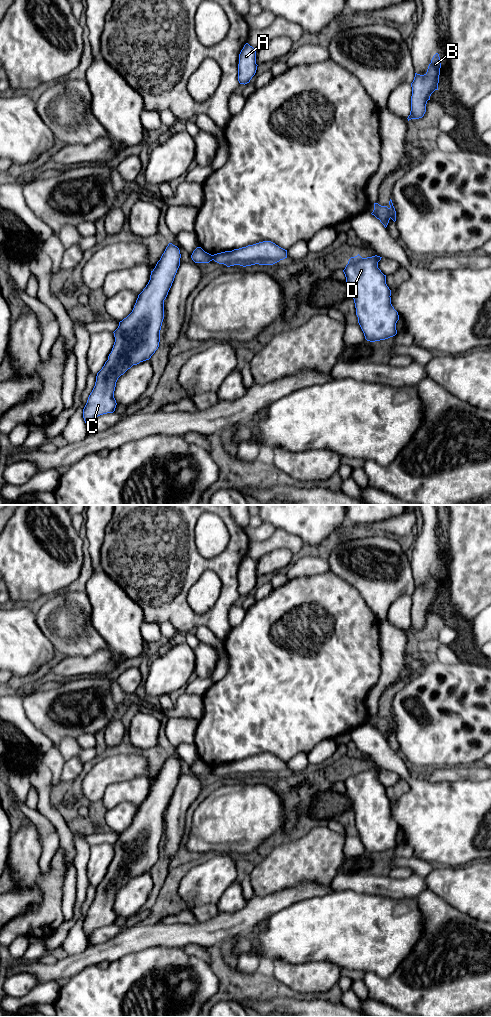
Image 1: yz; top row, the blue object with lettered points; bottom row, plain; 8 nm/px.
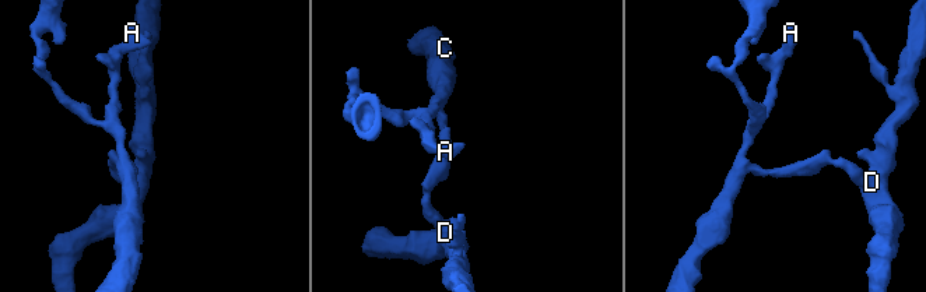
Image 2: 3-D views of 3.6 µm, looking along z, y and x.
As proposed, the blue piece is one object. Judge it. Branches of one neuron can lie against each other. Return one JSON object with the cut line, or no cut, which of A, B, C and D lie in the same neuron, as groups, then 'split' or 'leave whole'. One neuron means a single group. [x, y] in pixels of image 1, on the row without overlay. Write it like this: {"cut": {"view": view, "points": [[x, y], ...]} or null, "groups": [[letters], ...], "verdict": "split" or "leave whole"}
{"cut": {"view": "yz", "points": [[212, 767], [213, 771]]}, "groups": [["A", "C"], ["B", "D"]], "verdict": "split"}

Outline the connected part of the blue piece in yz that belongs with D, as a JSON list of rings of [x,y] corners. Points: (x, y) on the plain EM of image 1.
[[[359,766],[351,769],[343,782],[346,795],[352,801],[358,835],[365,851],[370,854],[385,852],[397,846],[396,835],[399,832],[398,824],[391,816],[391,802],[386,796],[386,787],[378,780],[380,768],[362,770]]]

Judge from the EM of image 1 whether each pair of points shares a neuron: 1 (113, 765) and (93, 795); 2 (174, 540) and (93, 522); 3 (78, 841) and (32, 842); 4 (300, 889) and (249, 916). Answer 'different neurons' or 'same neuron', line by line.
1: same neuron
2: different neurons
3: different neurons
4: same neuron

